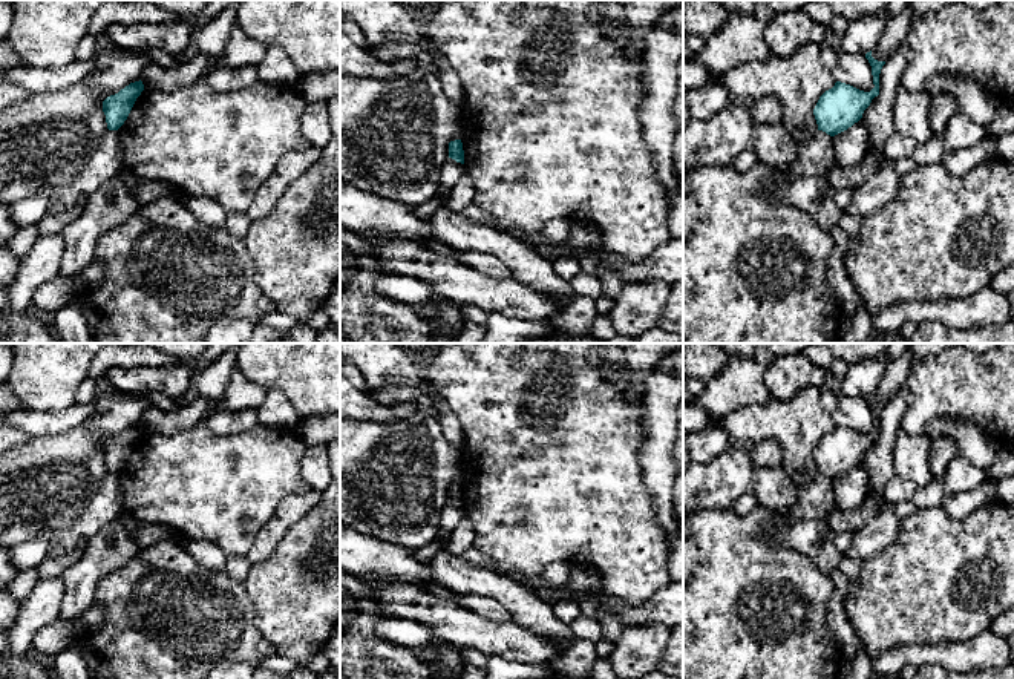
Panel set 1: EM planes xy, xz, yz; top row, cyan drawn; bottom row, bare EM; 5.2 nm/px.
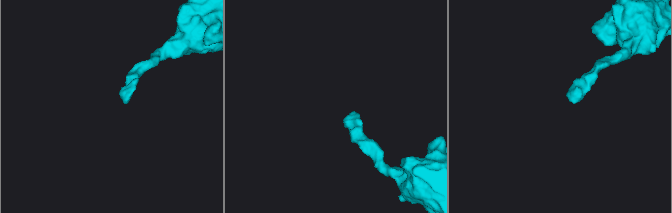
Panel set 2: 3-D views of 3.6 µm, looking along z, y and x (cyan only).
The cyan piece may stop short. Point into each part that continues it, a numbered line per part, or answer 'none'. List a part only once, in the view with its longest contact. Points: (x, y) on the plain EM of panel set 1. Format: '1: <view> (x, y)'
none

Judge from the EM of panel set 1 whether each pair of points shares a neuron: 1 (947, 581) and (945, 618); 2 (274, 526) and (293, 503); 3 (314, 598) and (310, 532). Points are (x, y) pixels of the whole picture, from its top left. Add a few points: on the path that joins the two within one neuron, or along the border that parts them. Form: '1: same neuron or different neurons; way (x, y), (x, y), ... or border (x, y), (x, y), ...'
1: same neuron; way (945, 590), (945, 609)
2: same neuron; way (281, 520), (291, 509)
3: same neuron; way (308, 581), (296, 564), (296, 560), (307, 549)

